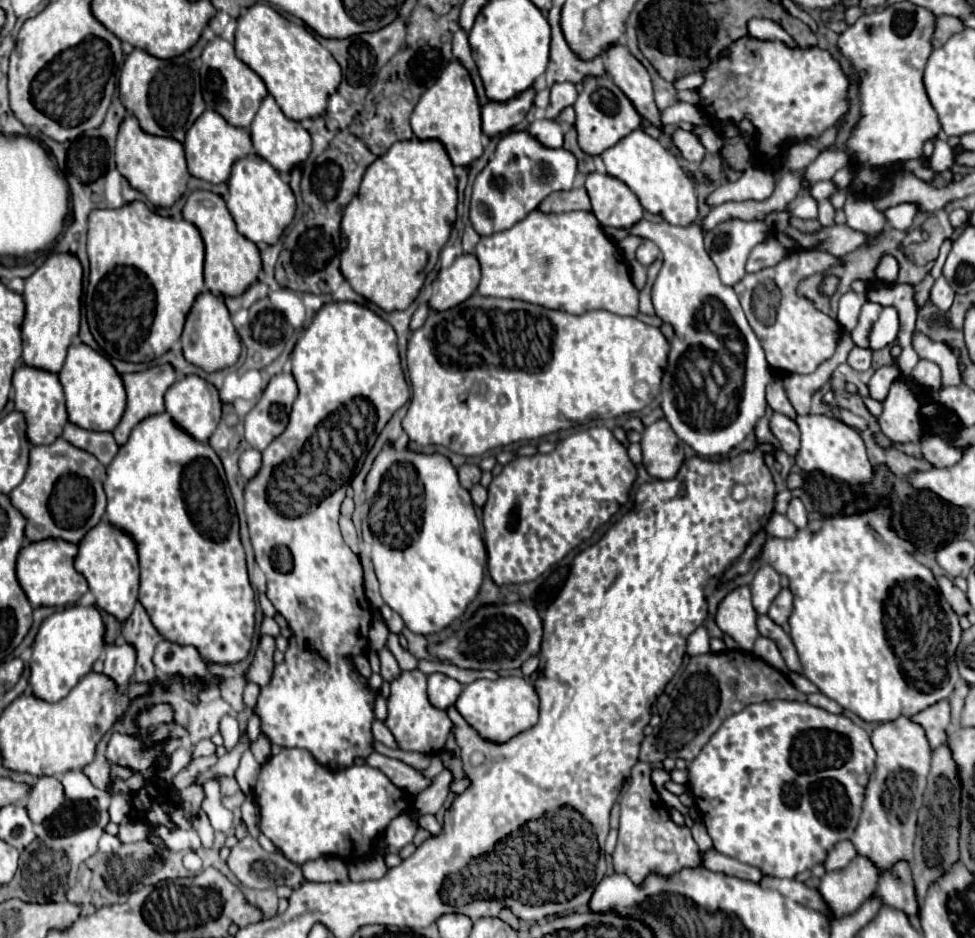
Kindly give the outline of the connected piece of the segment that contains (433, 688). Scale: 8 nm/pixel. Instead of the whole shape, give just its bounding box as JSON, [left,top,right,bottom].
[427,673,461,709]

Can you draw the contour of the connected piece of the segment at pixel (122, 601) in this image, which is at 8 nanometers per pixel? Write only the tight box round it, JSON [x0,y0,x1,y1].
[75,523,139,625]

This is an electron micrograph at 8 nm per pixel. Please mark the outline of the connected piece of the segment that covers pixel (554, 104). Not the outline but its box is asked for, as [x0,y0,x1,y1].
[545,83,577,119]

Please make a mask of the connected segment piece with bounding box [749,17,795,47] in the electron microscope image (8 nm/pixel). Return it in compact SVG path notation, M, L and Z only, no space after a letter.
M753 17L753 19L749 21L749 35L757 37L757 39L781 39L781 41L787 43L789 47L795 47L793 39L791 39L777 23L773 23L771 19Z

